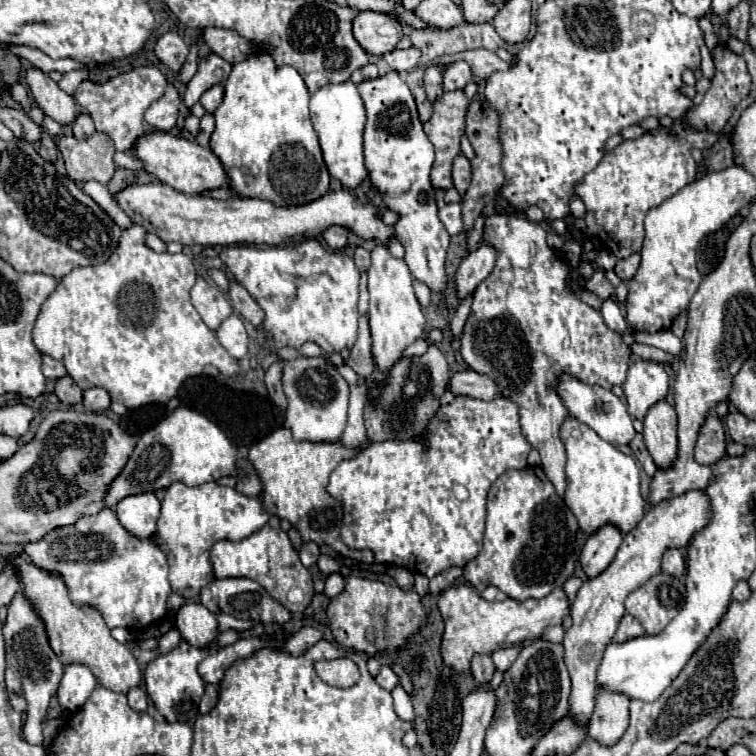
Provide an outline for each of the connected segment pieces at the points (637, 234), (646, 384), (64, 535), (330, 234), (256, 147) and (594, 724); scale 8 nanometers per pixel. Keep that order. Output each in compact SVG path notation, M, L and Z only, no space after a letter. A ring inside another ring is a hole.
M681 116L671 126L659 126L635 140L621 142L575 186L575 196L579 196L587 208L585 234L599 238L617 258L629 258L633 252L639 252L645 238L645 214L693 182L697 164L691 150L707 150L717 140L719 134L697 130L685 116Z
M637 360L629 366L627 380L623 382L623 392L631 416L643 420L653 404L667 398L669 374L663 370L663 364L659 362Z
M111 508L101 510L95 516L83 516L71 526L55 528L45 538L33 544L25 544L25 554L33 564L37 564L45 572L53 572L61 576L67 584L69 596L77 606L97 608L101 612L105 624L109 628L127 628L131 632L141 632L153 624L157 624L167 614L167 598L171 596L171 586L167 580L167 556L157 548L151 538L137 538L129 534L117 520Z
M331 226L323 232L323 238L333 250L343 250L347 244L347 230L341 226Z
M255 52L247 60L237 62L225 82L223 102L213 116L215 132L209 146L227 170L235 194L257 196L287 206L317 200L329 190L329 172L321 156L319 138L309 118L309 90L295 68L277 66L273 56L267 52Z
M597 692L595 712L589 720L589 736L601 746L613 746L629 728L629 698L615 692Z

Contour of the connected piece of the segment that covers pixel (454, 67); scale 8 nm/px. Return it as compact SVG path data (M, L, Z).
M463 60L453 62L443 72L443 90L459 90L459 88L465 88L465 84L469 80L473 80L473 74L471 74L469 64L463 62Z

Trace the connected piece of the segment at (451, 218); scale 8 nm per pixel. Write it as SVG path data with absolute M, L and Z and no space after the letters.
M445 204L439 210L439 218L443 226L447 228L449 236L457 236L463 232L463 220L461 220L461 204Z

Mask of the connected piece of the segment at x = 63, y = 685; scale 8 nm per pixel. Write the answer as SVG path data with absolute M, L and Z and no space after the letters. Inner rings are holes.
M67 664L65 674L57 688L57 700L61 708L69 712L77 712L87 702L95 686L97 686L97 678L87 666Z

